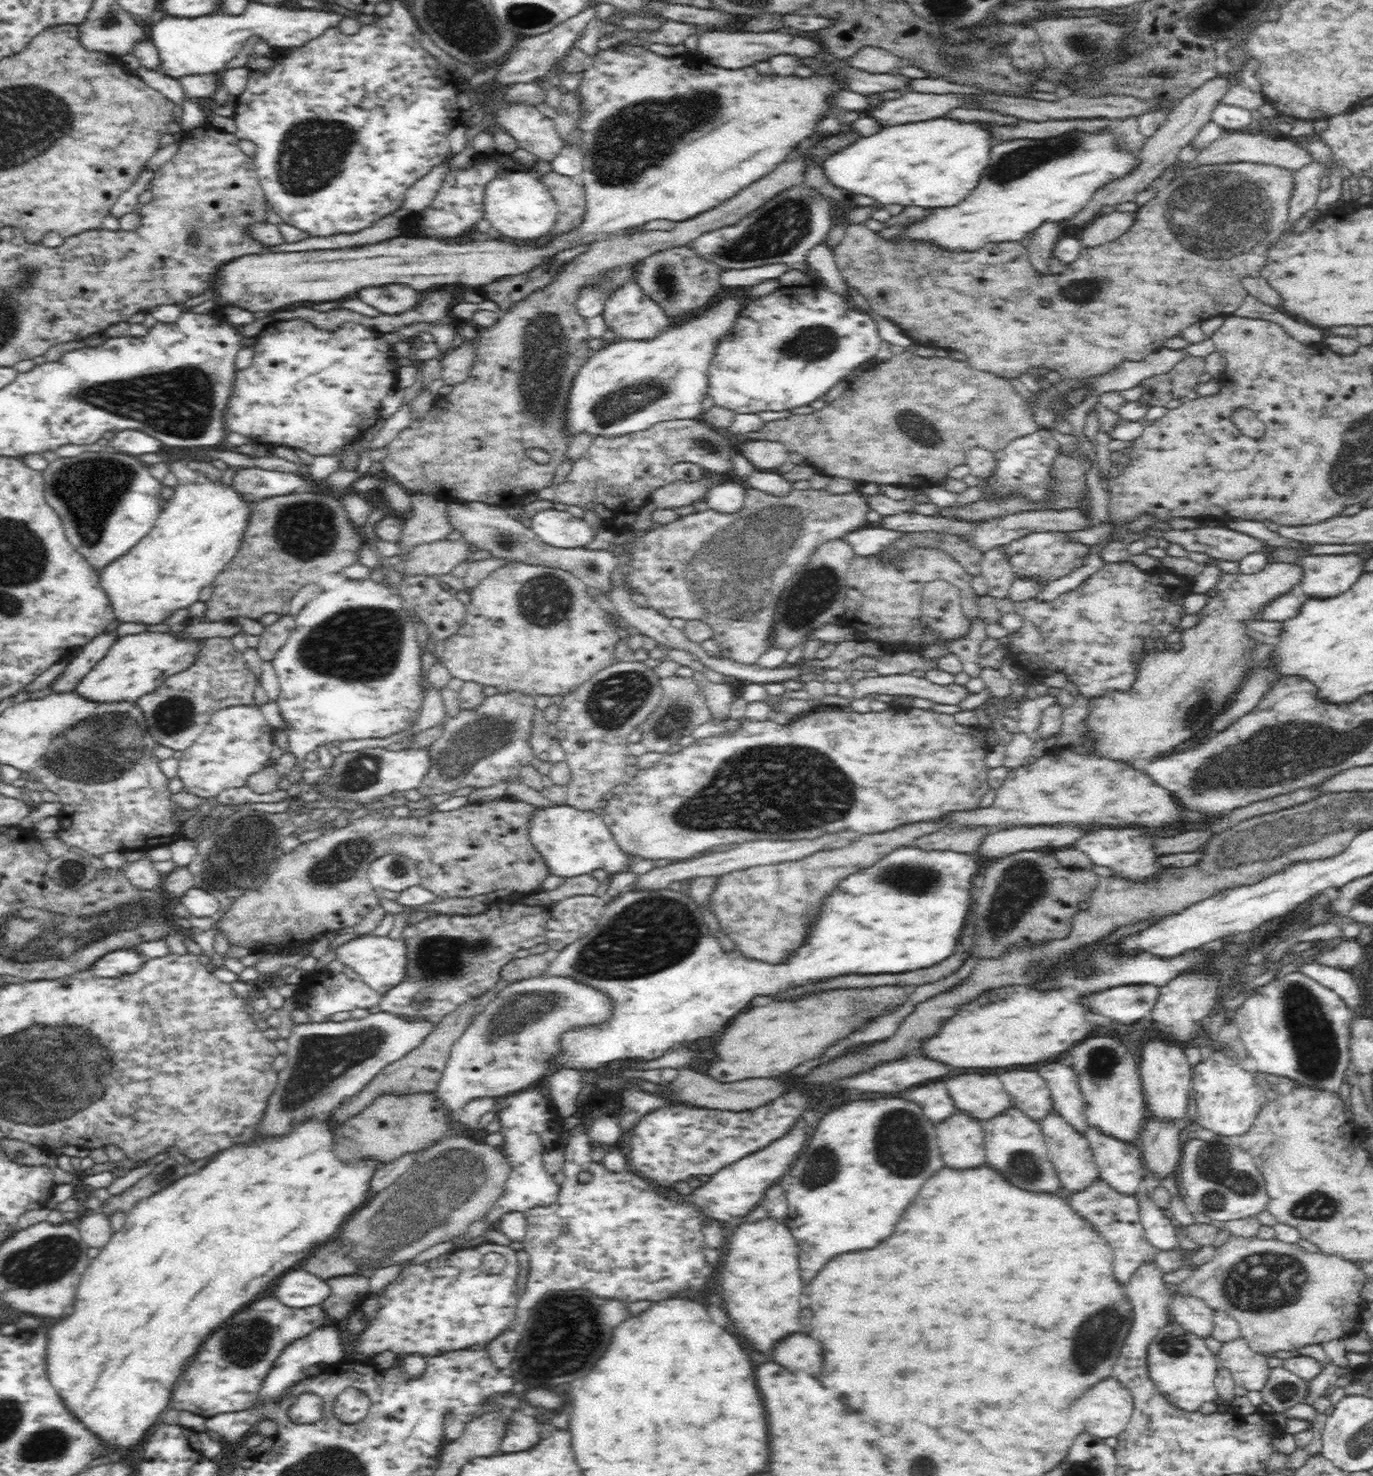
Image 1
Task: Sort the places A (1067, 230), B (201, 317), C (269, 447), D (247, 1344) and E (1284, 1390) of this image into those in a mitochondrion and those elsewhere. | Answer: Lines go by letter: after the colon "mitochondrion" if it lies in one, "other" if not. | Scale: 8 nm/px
A: other
B: other
C: other
D: mitochondrion
E: mitochondrion

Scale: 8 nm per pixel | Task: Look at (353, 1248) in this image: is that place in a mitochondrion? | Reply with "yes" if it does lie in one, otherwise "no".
yes

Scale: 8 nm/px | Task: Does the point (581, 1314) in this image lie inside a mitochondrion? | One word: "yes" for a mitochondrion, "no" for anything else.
yes

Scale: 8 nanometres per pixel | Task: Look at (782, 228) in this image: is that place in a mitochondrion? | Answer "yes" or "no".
yes

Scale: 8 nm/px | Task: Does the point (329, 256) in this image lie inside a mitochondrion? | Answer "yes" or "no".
no

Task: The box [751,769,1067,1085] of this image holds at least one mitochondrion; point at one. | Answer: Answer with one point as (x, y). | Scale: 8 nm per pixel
(1022, 884)

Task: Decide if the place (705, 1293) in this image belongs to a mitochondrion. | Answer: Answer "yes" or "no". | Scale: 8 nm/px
no

